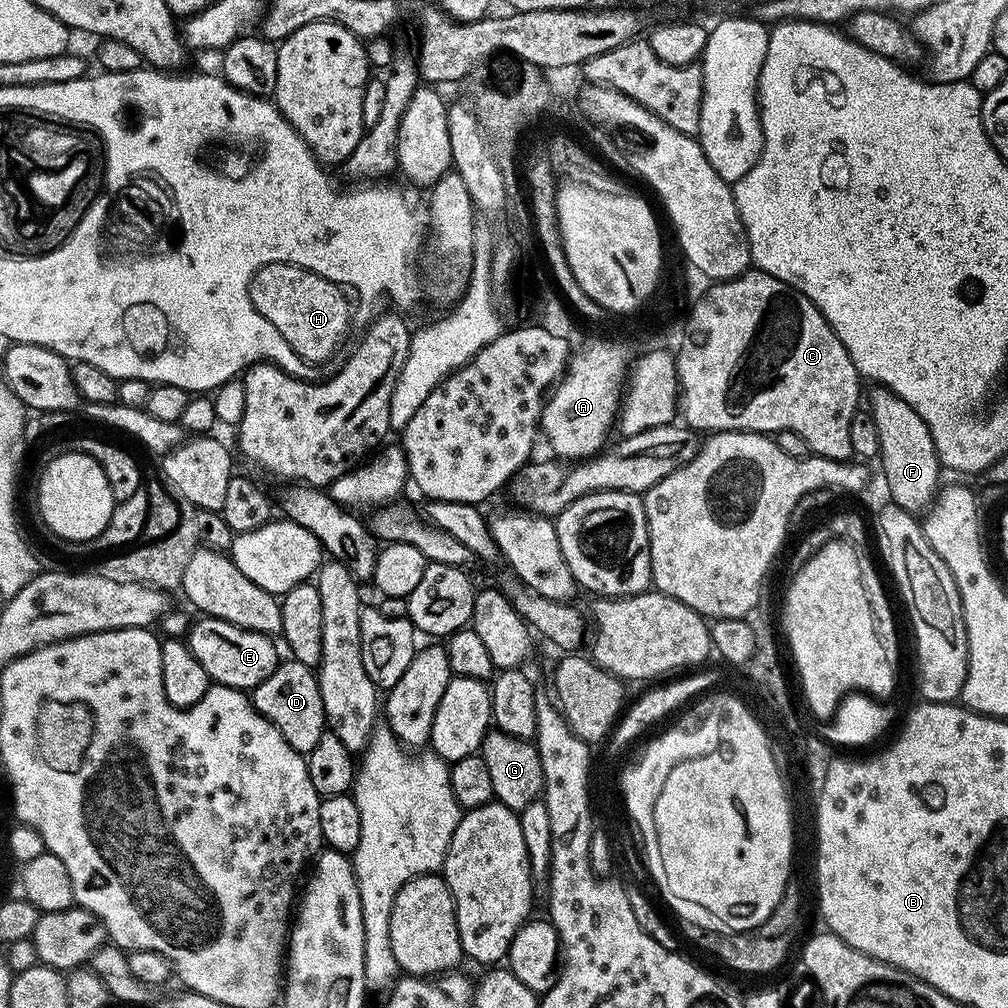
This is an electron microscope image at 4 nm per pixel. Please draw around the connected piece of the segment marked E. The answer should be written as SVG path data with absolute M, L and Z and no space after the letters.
M204 616L191 625L186 635L188 648L198 658L202 670L206 670L212 684L221 684L241 690L257 688L266 682L282 663L282 655L276 649L277 641L261 632L251 632L213 616Z

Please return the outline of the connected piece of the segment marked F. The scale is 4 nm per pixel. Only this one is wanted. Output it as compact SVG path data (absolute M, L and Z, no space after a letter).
M883 386L873 387L872 397L867 397L866 404L872 407L872 424L877 438L877 446L879 448L878 463L884 471L884 480L888 483L888 492L891 503L897 504L902 510L913 514L923 514L932 507L941 487L940 472L942 473L942 465L940 459L936 456L936 447L932 441L928 427L922 418L918 418L918 414L910 406L906 406L906 402L902 402L902 398L898 398L892 391Z

